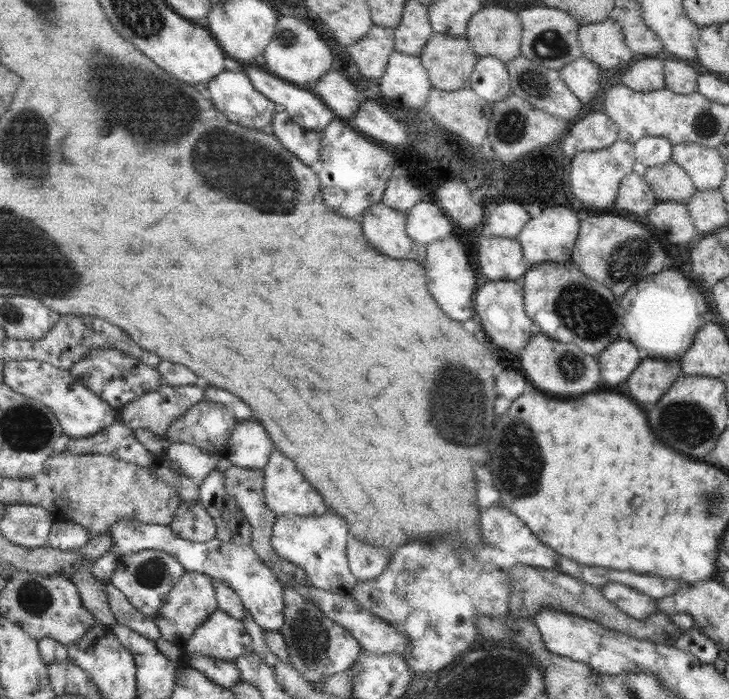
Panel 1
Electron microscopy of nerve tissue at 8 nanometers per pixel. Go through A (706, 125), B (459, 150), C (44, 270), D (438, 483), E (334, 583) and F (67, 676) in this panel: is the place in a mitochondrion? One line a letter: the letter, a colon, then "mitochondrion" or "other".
A: mitochondrion
B: other
C: mitochondrion
D: other
E: other
F: other

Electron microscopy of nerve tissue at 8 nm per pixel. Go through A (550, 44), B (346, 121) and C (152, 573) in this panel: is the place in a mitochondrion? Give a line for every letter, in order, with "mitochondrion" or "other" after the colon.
A: mitochondrion
B: other
C: mitochondrion

